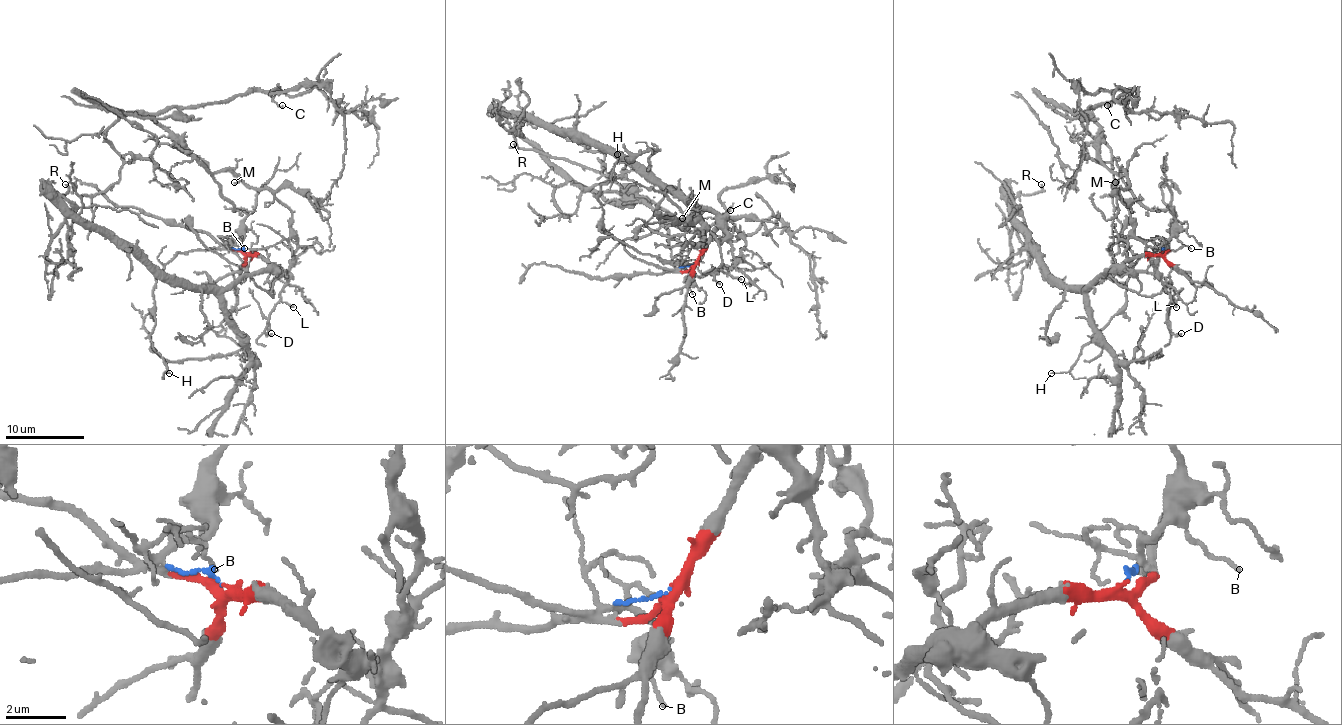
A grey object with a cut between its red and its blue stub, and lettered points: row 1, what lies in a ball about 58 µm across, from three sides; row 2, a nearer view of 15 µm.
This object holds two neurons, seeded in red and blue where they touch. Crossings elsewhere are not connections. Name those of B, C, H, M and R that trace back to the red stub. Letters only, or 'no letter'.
R

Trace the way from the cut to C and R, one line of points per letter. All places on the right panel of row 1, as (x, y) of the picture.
C: (1160, 252), (1173, 214), (1148, 210), (1102, 163), (1098, 125), (1089, 112), (1136, 92), (1114, 92), (1106, 106)
R: (1160, 252), (1114, 266), (1091, 287), (1061, 283), (1039, 262), (1013, 216), (1015, 198), (1037, 193), (1041, 185)

